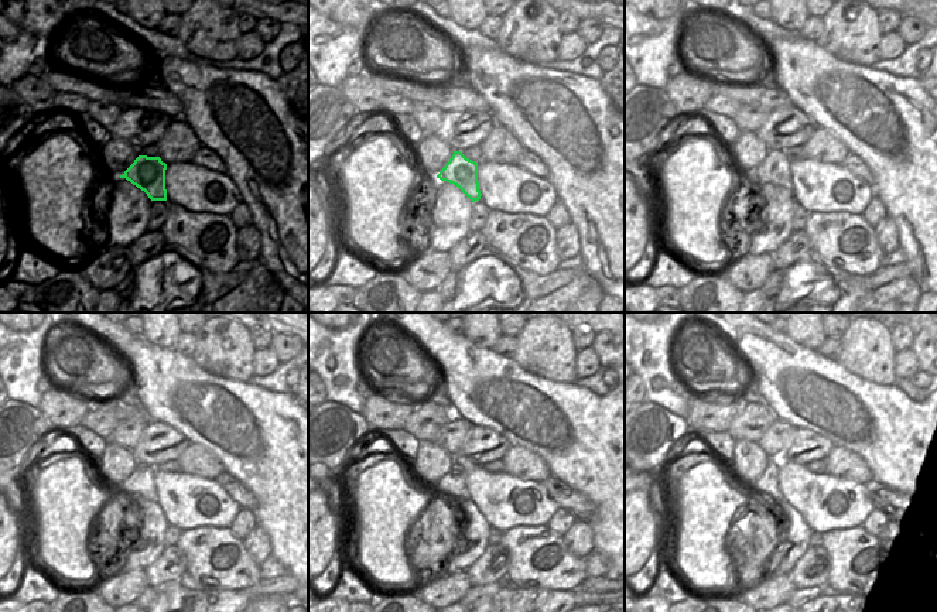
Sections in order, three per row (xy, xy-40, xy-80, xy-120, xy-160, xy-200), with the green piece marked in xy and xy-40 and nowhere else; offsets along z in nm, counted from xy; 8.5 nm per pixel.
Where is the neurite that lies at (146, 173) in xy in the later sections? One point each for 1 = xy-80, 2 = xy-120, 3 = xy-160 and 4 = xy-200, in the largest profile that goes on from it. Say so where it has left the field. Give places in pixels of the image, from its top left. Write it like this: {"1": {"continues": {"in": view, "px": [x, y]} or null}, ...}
{"1": {"continues": {"in": "xy-80", "px": [775, 168]}}, "2": {"continues": {"in": "xy-120", "px": [140, 484]}}, "3": {"continues": {"in": "xy-160", "px": [454, 484]}}, "4": {"continues": {"in": "xy-200", "px": [768, 485]}}}

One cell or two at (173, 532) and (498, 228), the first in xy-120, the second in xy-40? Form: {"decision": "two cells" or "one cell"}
{"decision": "two cells"}

